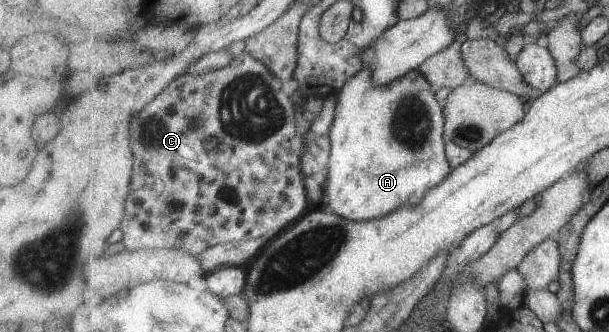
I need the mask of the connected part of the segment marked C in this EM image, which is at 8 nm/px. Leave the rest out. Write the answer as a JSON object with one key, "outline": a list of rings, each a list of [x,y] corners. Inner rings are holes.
{"outline":[[[243,52],[242,55],[231,61],[229,66],[217,69],[207,74],[184,74],[178,76],[169,87],[159,96],[156,96],[144,110],[141,110],[131,120],[131,148],[134,152],[134,169],[129,189],[129,196],[126,198],[126,213],[115,240],[115,246],[123,249],[136,251],[150,248],[181,248],[189,254],[199,255],[212,246],[228,242],[247,242],[261,238],[265,234],[276,236],[284,229],[289,229],[304,214],[309,199],[305,190],[305,176],[301,170],[301,154],[305,152],[305,144],[308,141],[308,133],[302,129],[299,123],[297,128],[289,128],[287,114],[293,116],[293,101],[285,98],[281,92],[281,81],[277,75],[261,60],[253,58],[251,54]],[[263,98],[263,120],[253,120],[261,110],[257,108],[257,102]]]}

